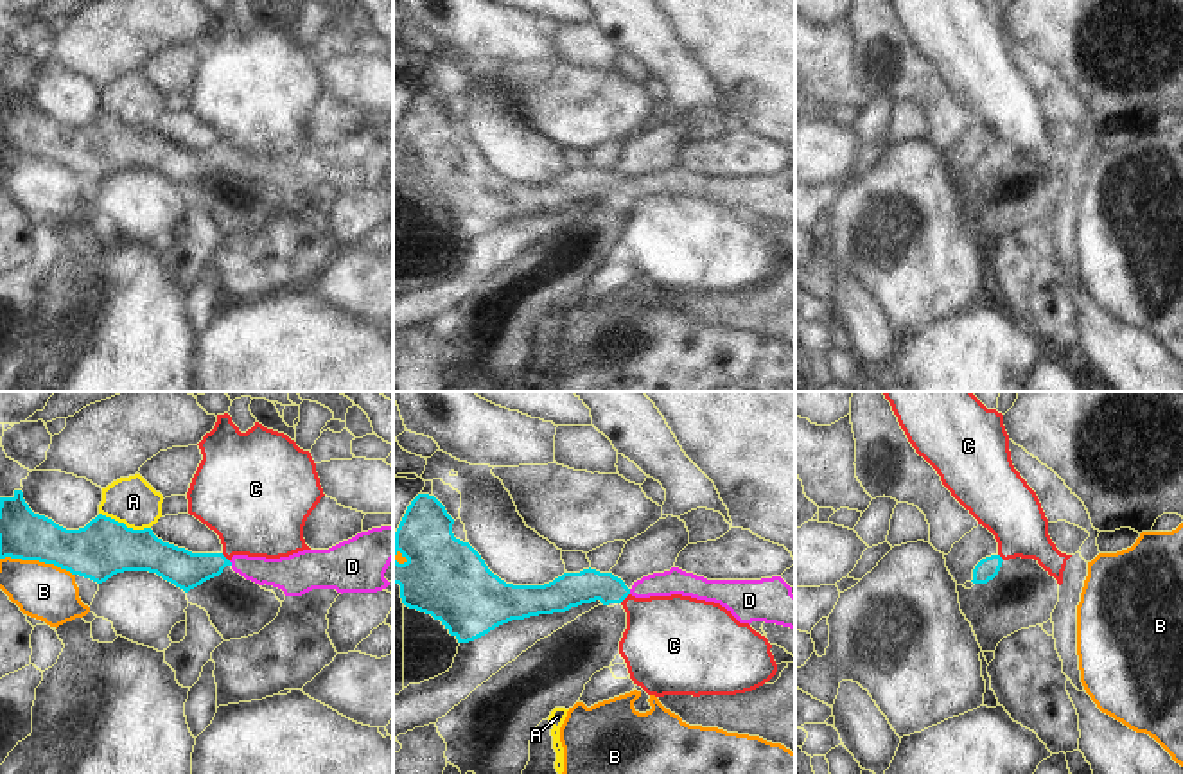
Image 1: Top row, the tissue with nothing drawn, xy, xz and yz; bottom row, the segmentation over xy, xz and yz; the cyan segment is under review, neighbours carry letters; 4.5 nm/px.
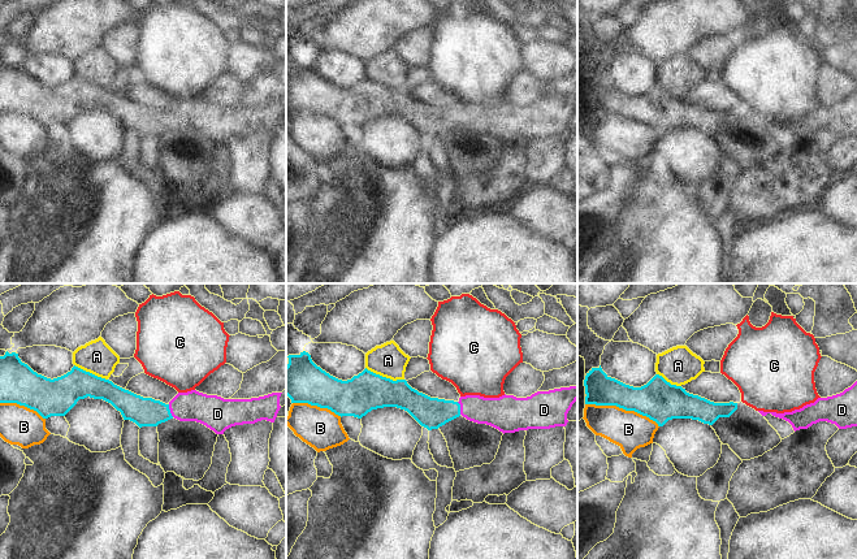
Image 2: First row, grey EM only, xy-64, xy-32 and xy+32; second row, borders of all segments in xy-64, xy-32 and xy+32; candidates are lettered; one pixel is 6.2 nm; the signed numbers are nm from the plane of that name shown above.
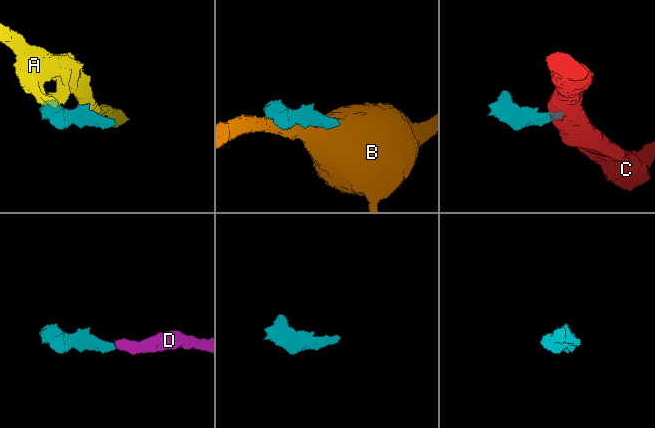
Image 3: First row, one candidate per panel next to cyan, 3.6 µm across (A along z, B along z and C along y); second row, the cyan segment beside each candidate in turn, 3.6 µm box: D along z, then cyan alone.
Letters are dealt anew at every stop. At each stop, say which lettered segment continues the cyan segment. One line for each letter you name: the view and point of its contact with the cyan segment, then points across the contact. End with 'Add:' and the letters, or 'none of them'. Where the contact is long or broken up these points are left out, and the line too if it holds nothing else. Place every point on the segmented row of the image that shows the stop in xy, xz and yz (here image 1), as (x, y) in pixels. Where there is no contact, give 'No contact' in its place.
D: Touches cyan at xy (230, 562). Path across: xy (185, 570), (230, 562), (284, 573)
Add: D.

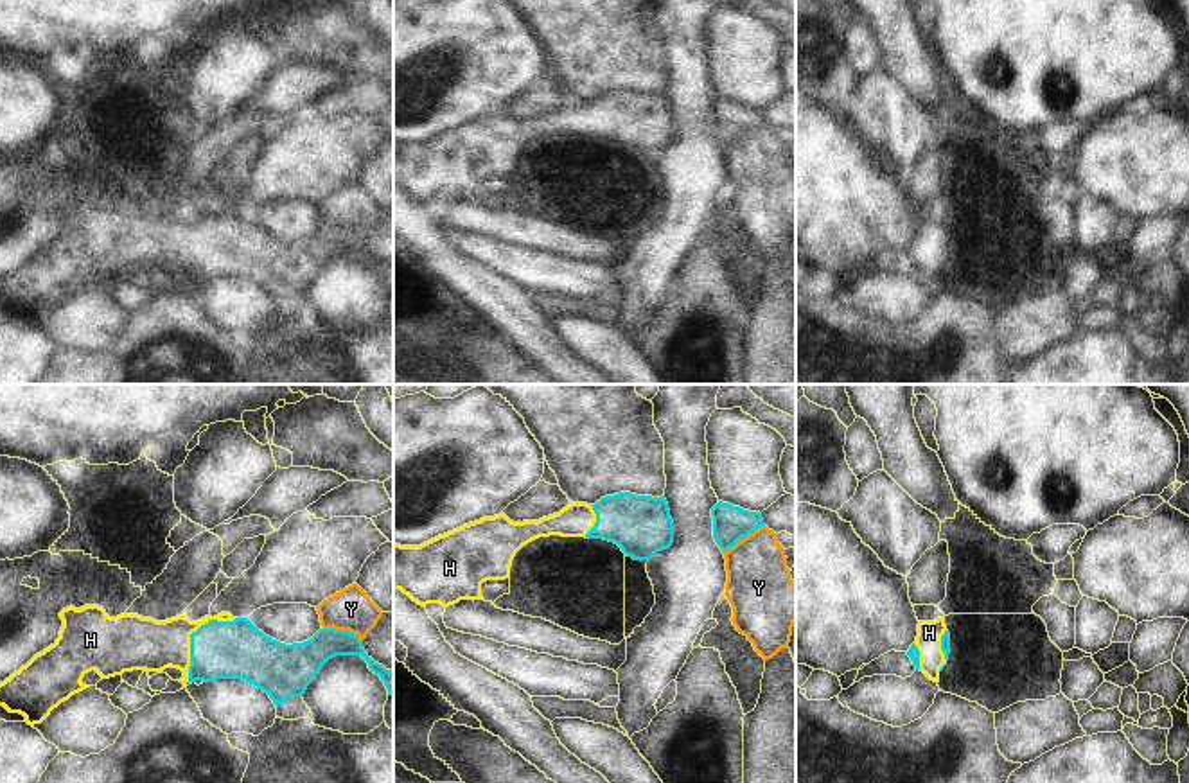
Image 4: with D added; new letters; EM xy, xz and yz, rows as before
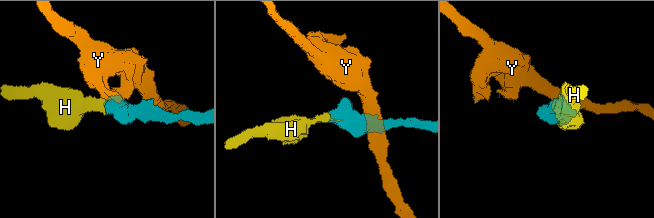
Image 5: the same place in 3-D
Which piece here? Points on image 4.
H: Touches cyan at xy (191, 636). Path across: xy (237, 649), (202, 647), (191, 636), (184, 643), (137, 643)
Add: H.

